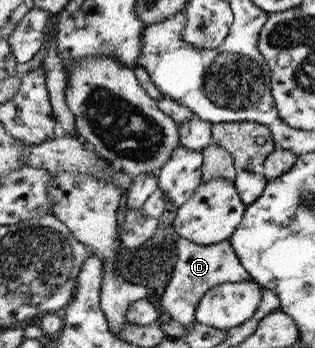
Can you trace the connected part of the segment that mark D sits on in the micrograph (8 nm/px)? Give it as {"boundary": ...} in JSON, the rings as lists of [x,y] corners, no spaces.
{"boundary":[[[182,238],[176,242],[174,251],[179,255],[175,278],[170,282],[170,286],[159,303],[170,320],[179,321],[182,325],[193,324],[198,320],[199,303],[202,302],[202,295],[206,295],[210,288],[223,283],[240,283],[252,278],[235,255],[229,239],[207,246]]]}

